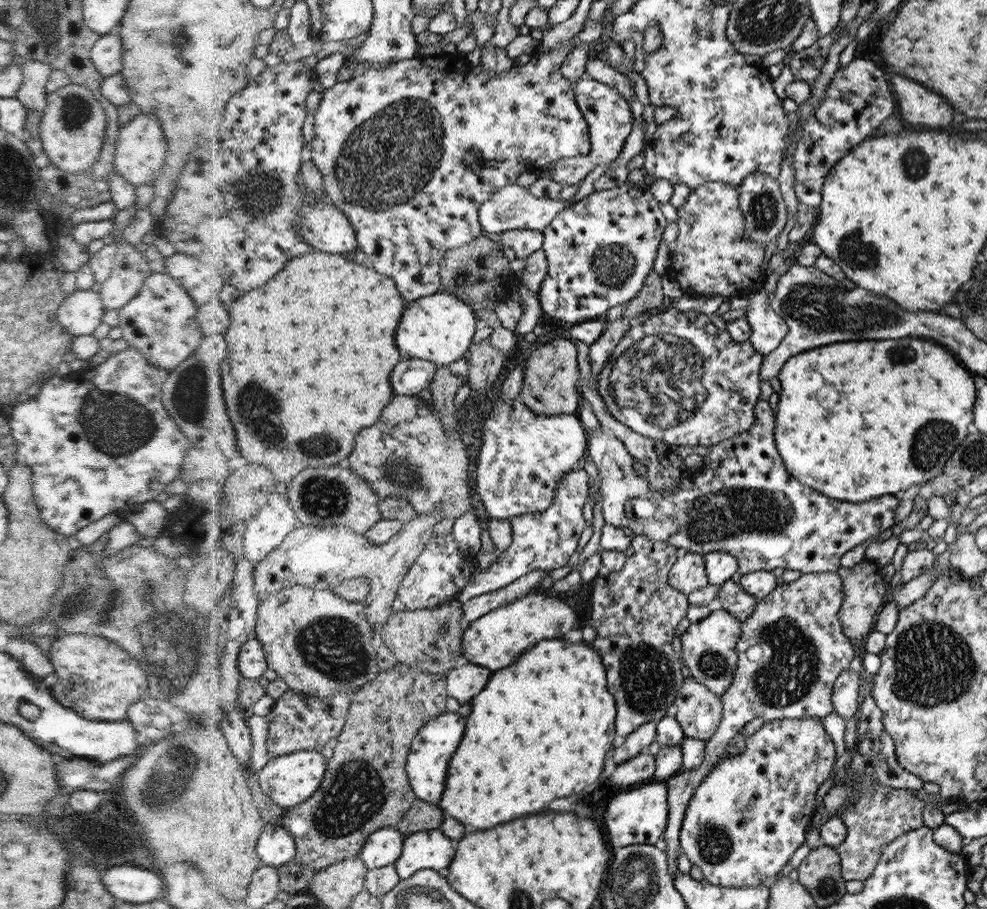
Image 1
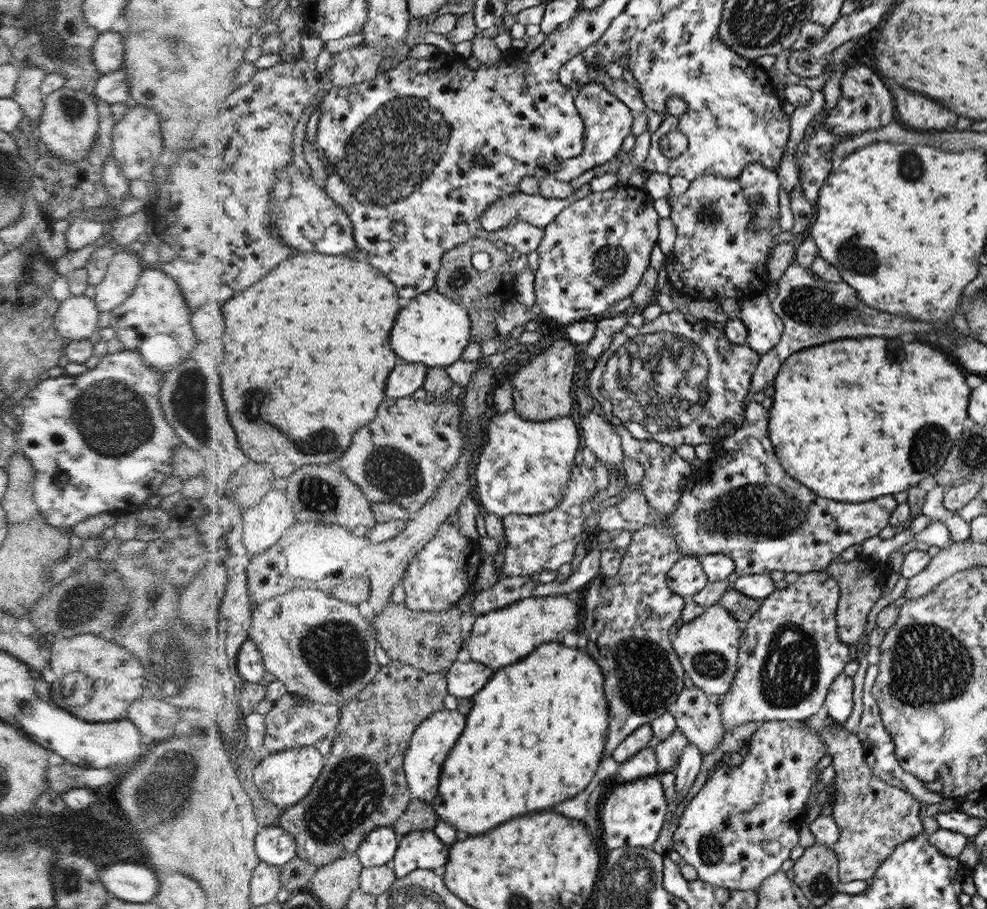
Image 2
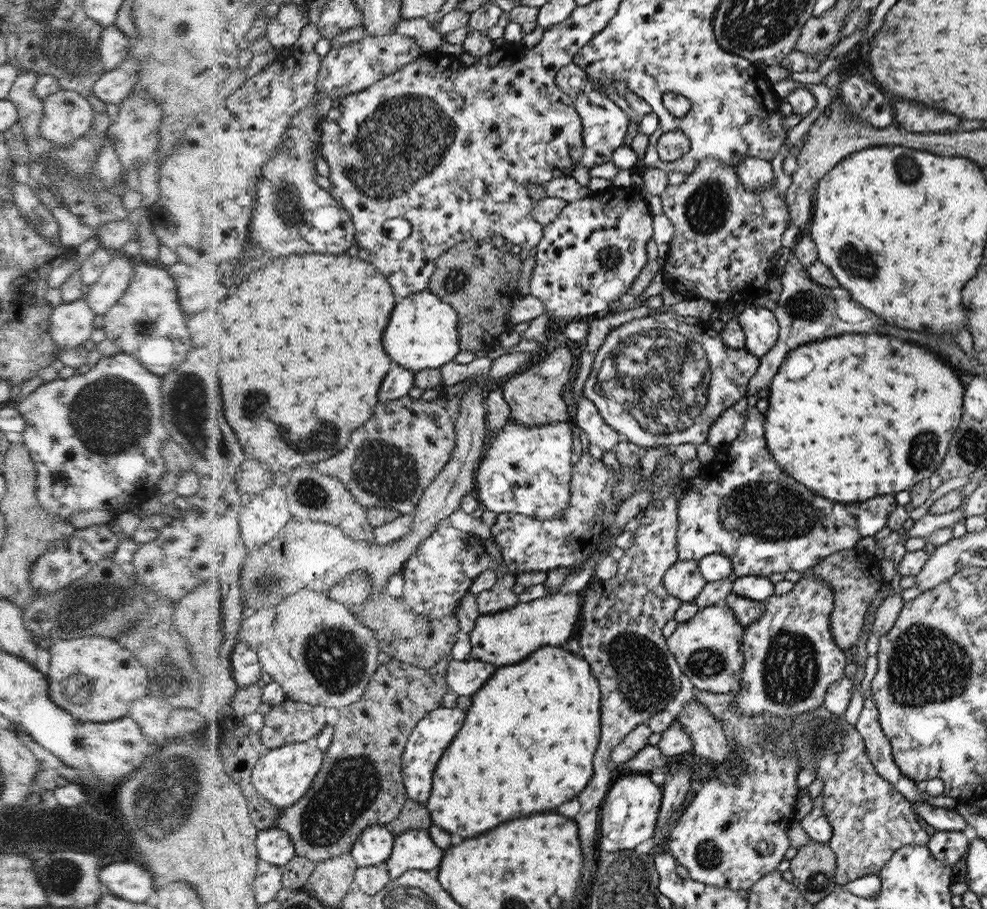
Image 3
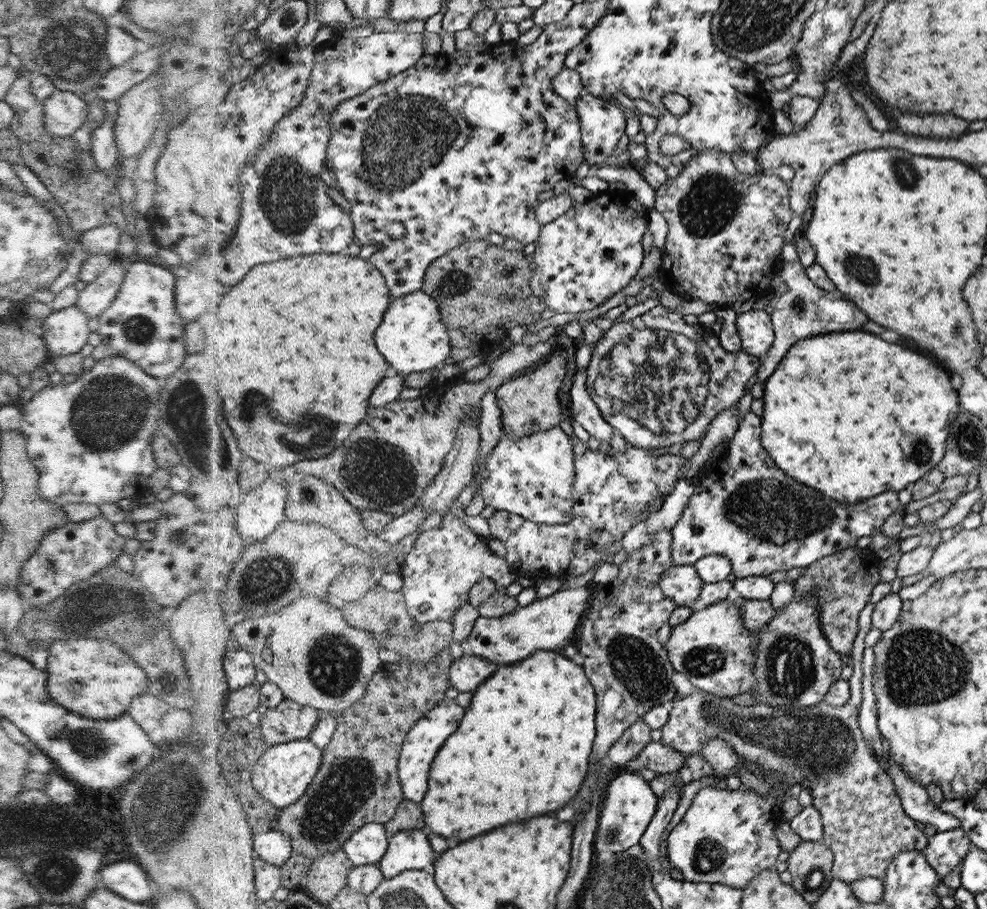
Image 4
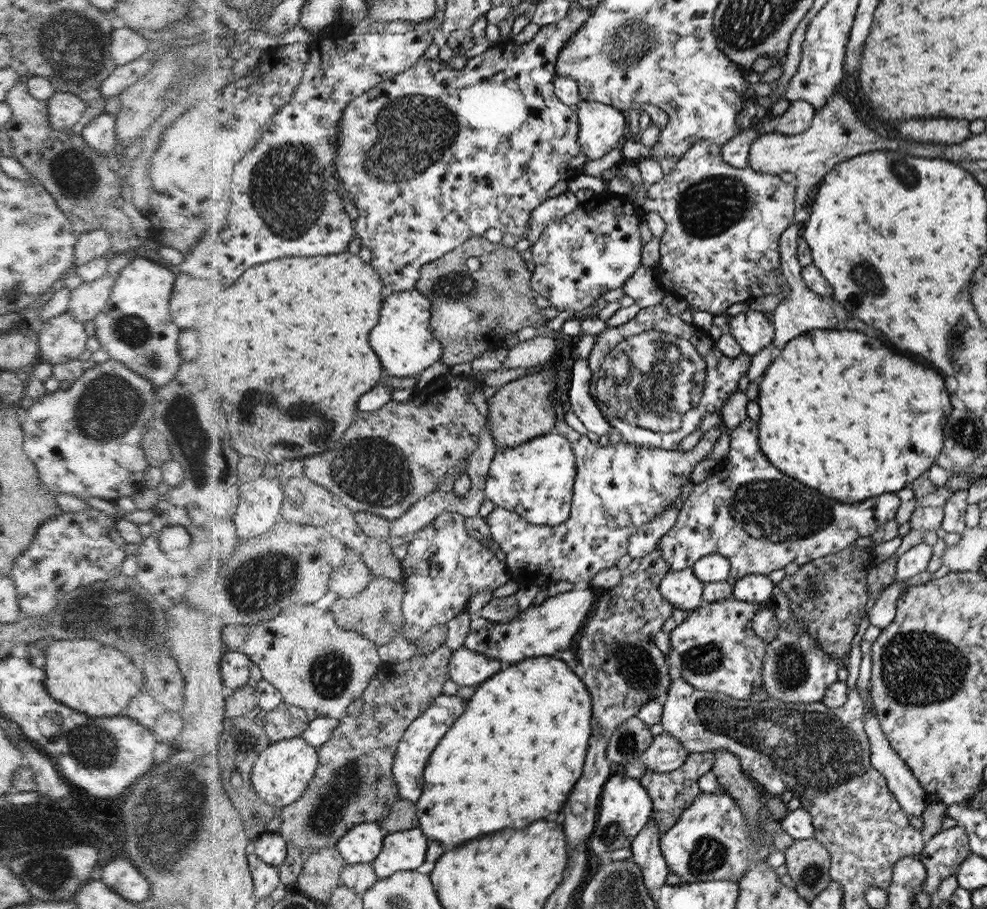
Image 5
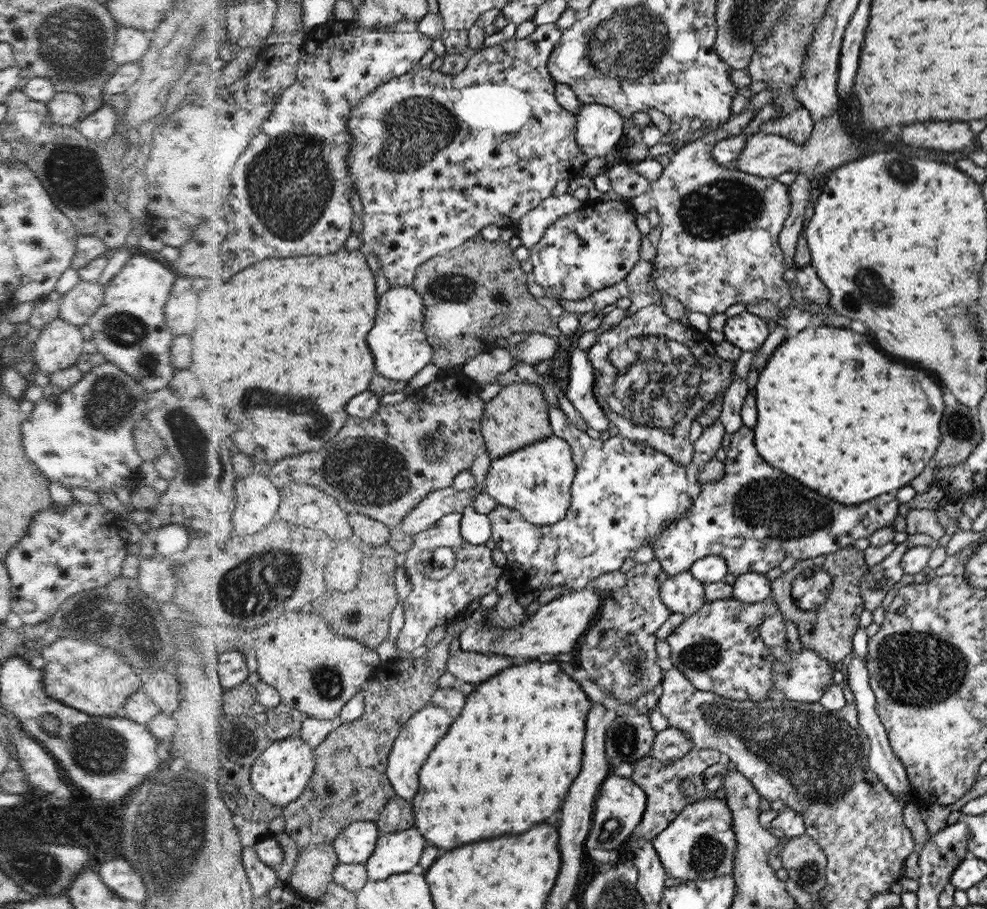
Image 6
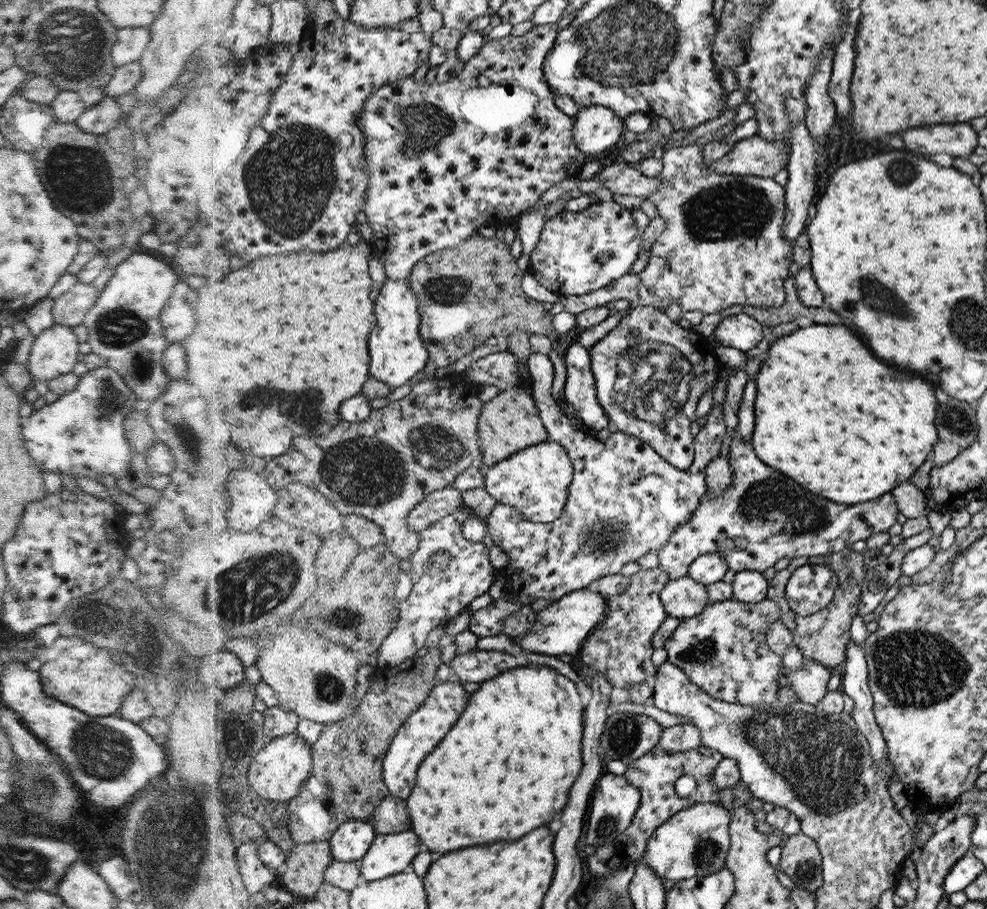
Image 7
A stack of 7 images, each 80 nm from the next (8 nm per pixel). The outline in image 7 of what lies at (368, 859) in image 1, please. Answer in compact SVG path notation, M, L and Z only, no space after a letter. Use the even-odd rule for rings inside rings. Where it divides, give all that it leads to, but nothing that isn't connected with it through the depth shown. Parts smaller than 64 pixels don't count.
M369 820L346 821L331 838L336 860L340 862L361 862L368 856L378 834Z

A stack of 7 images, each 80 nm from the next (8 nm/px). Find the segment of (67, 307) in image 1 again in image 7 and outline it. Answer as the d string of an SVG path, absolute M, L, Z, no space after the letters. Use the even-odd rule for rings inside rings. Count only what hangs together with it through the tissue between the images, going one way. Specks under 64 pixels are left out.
M54 323L35 338L27 370L35 380L52 381L73 372L79 353L79 342L73 327Z

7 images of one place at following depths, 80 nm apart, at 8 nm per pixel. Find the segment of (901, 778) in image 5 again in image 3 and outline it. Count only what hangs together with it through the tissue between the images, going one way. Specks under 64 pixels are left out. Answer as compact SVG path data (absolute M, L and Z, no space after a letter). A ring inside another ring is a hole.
M911 801L911 809L926 824L933 826L937 831L964 831L968 828L965 818L951 808L936 808L926 801Z

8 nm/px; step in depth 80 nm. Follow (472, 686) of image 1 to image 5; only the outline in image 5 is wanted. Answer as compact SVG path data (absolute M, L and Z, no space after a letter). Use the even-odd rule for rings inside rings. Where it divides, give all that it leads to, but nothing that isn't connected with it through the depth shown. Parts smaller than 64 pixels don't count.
M461 648L455 651L451 660L452 679L460 686L475 686L487 681L504 667L503 662L472 650Z

